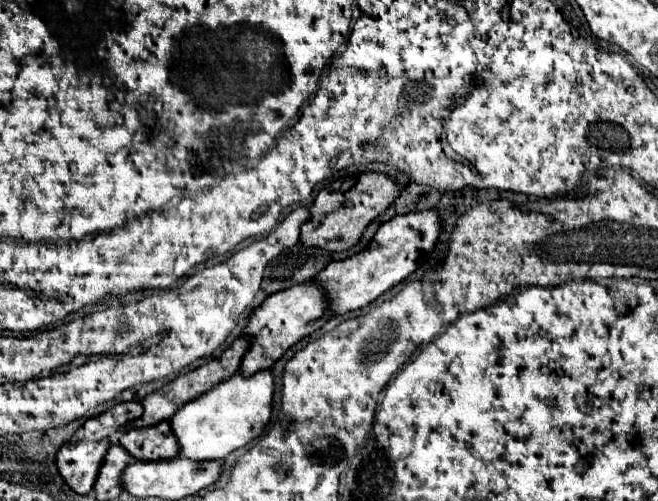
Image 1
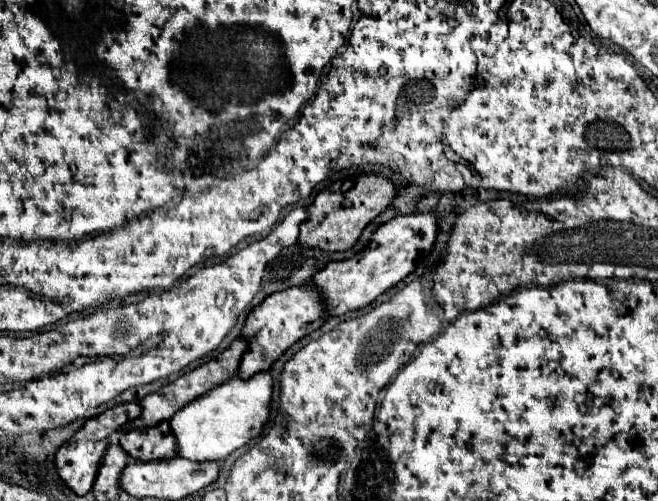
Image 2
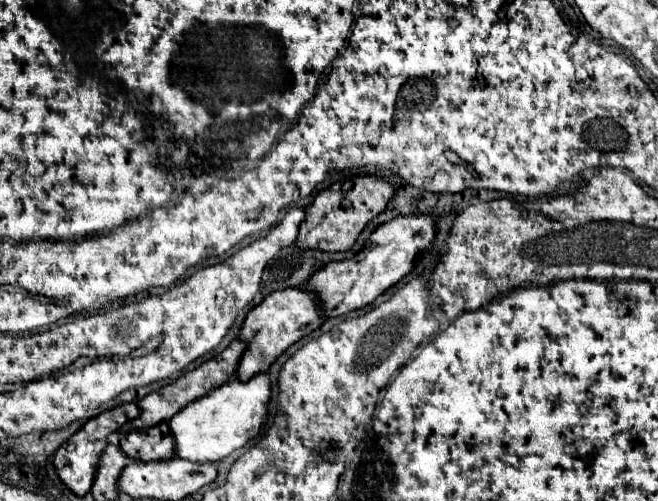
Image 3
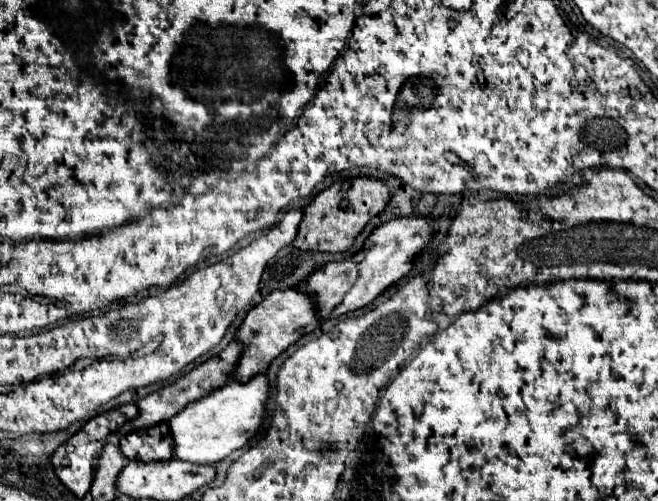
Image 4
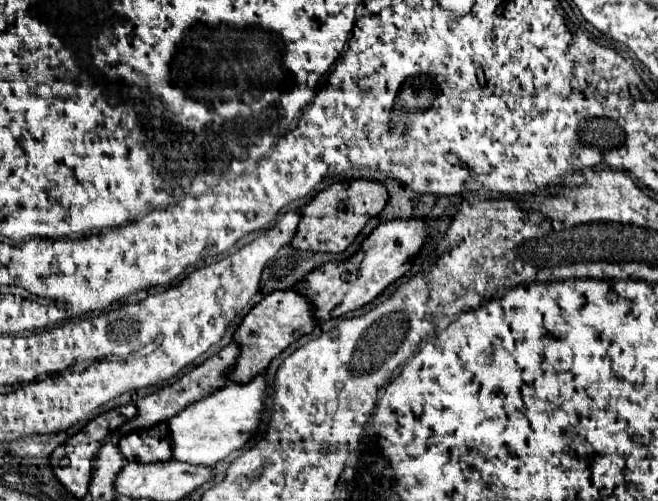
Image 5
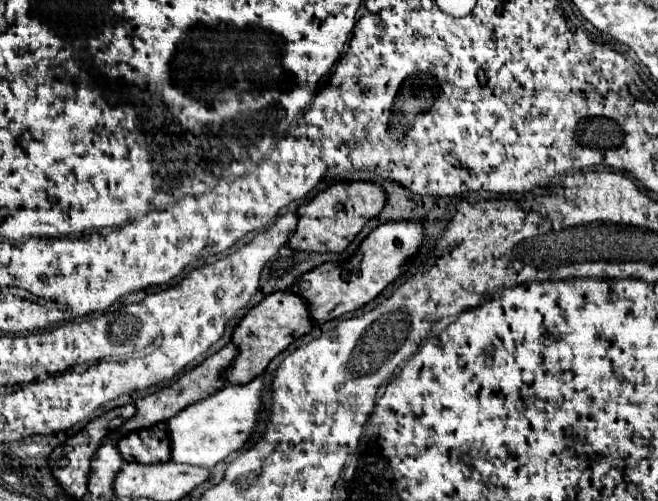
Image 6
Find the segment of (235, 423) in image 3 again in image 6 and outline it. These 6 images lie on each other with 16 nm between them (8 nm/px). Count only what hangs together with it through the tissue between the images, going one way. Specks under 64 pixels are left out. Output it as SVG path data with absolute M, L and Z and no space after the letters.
M256 378L248 384L226 384L214 396L190 404L188 408L172 416L172 420L166 422L170 434L172 462L212 468L220 460L224 460L230 452L240 450L256 426L260 396L262 396L262 378Z

